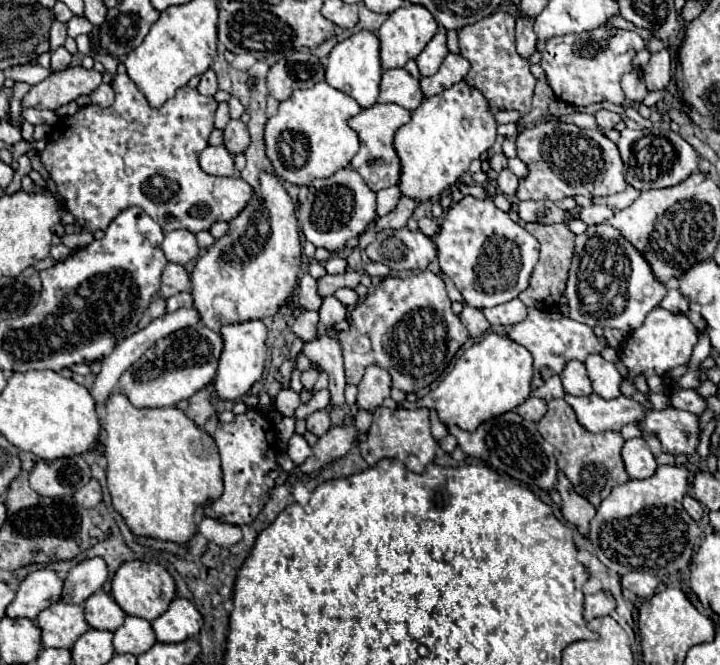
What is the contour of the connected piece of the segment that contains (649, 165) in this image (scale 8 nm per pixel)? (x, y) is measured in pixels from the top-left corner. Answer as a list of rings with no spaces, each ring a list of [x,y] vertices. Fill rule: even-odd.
[[[624,128],[620,132],[618,150],[626,166],[626,182],[640,192],[674,186],[698,170],[698,152],[670,128],[646,128],[646,130]]]

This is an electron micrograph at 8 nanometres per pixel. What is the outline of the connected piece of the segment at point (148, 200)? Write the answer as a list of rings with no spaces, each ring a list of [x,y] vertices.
[[[116,74],[112,88],[116,92],[112,106],[102,108],[90,104],[76,114],[62,118],[54,126],[48,144],[40,154],[50,178],[56,182],[66,210],[76,218],[82,230],[106,230],[110,220],[128,206],[140,206],[164,232],[186,228],[196,234],[208,230],[214,222],[230,222],[244,208],[248,196],[252,196],[252,186],[242,178],[218,178],[206,174],[198,164],[198,156],[208,146],[208,136],[214,130],[218,102],[212,96],[200,94],[196,88],[184,86],[172,100],[160,108],[152,108],[128,74]]]

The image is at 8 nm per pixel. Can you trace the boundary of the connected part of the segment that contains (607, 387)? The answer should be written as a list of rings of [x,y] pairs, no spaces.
[[[592,354],[586,358],[586,370],[588,378],[592,380],[592,388],[598,396],[602,398],[618,398],[622,396],[620,386],[622,386],[622,376],[616,370],[614,362],[604,360],[600,354]]]

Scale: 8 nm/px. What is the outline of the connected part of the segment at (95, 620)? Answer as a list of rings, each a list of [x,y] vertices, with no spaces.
[[[104,590],[94,592],[84,602],[84,610],[86,610],[88,624],[92,628],[98,628],[98,630],[110,630],[110,632],[114,632],[124,622],[124,618],[126,618],[124,610]]]

